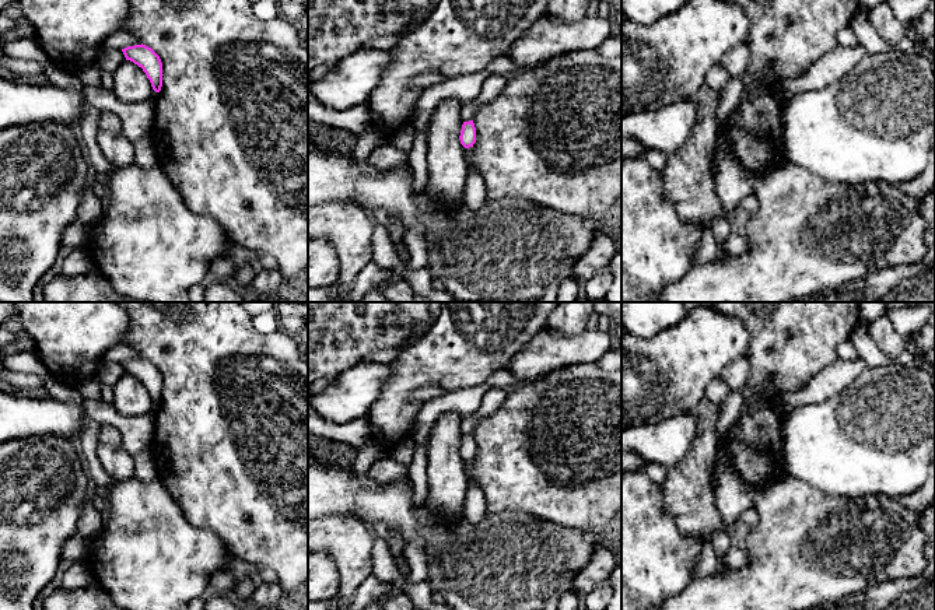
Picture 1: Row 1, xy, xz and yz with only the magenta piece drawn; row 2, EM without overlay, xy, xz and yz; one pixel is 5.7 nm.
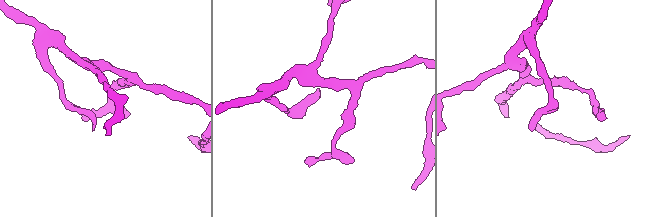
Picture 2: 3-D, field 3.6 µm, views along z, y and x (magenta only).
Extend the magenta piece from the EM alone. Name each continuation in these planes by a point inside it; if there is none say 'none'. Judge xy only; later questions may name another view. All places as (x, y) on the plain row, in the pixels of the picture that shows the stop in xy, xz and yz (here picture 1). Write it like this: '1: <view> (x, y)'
none

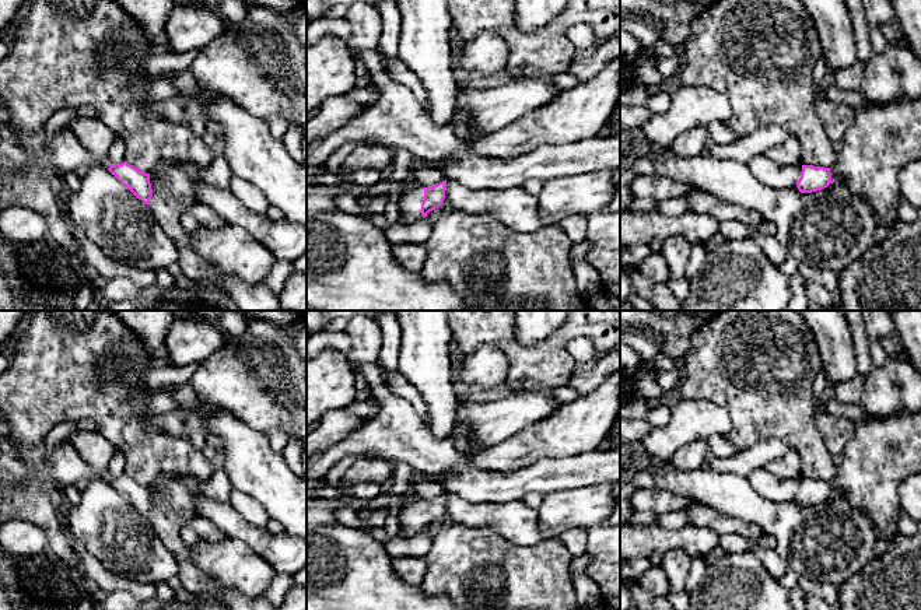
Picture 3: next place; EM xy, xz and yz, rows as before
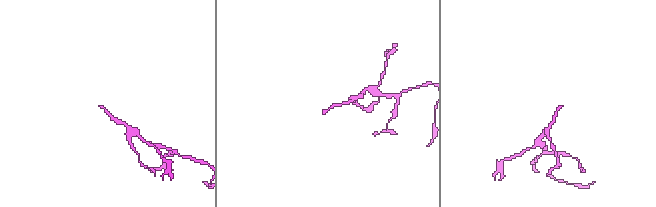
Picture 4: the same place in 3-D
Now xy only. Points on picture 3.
1: xy (94, 448)

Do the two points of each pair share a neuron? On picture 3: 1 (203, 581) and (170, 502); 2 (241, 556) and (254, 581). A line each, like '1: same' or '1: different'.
1: same
2: same

